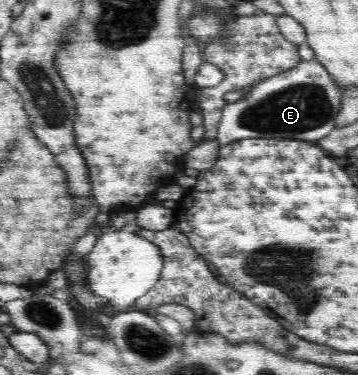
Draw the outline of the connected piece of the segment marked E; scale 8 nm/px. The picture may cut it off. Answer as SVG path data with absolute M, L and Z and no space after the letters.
M314 58L271 76L244 94L239 101L224 103L217 127L221 146L245 139L302 140L316 143L335 128L335 118L342 107L342 91L327 70Z

